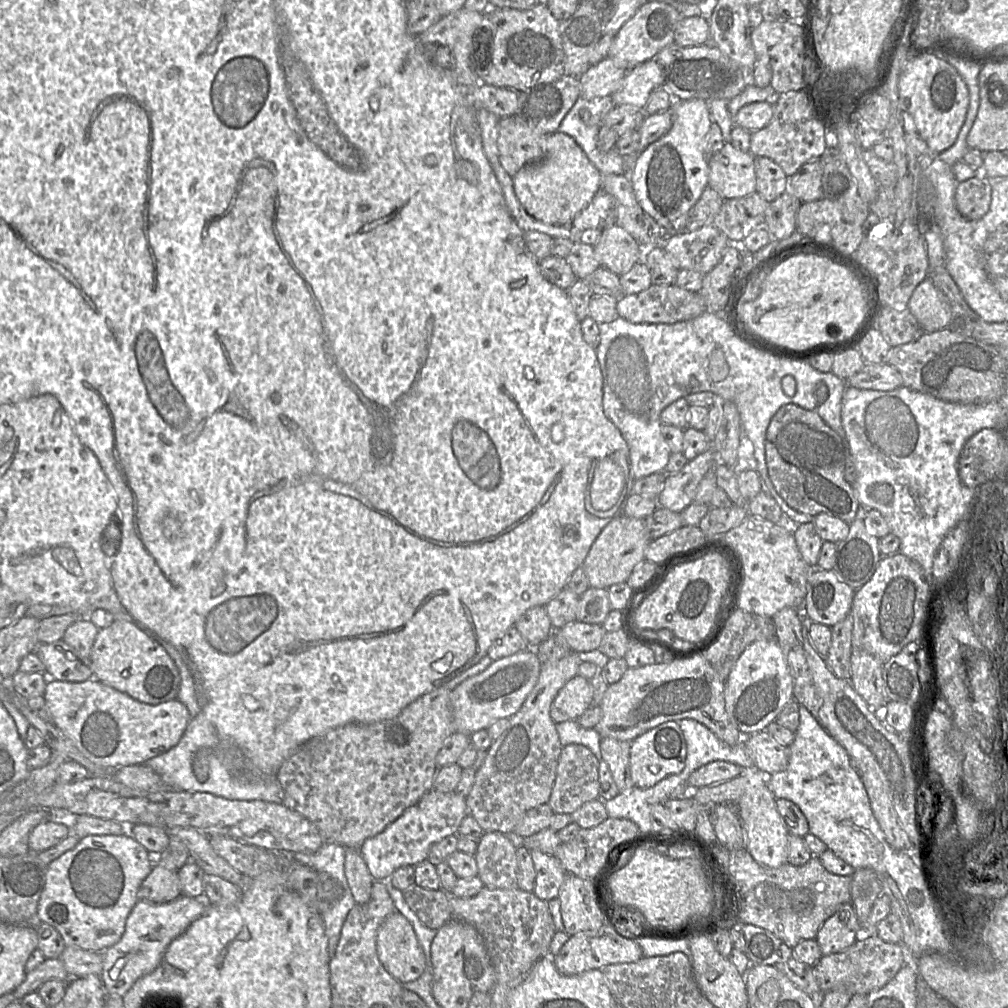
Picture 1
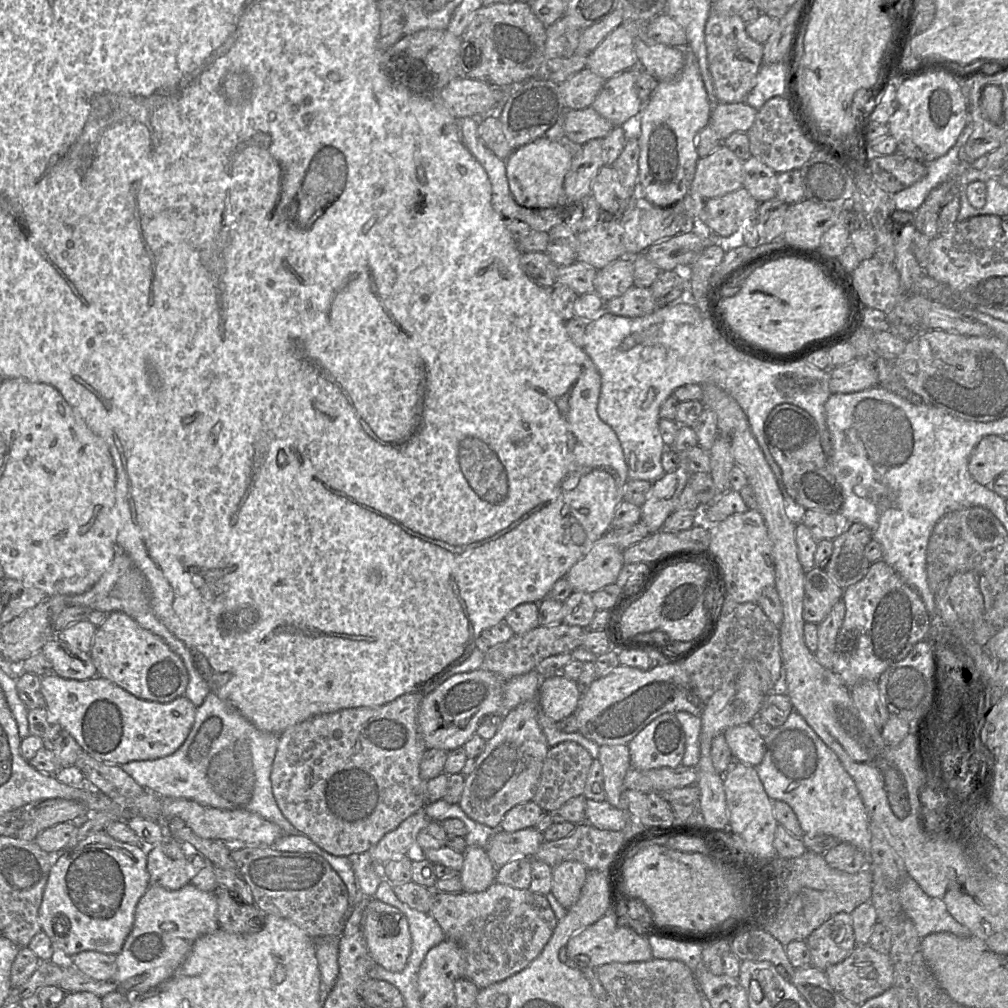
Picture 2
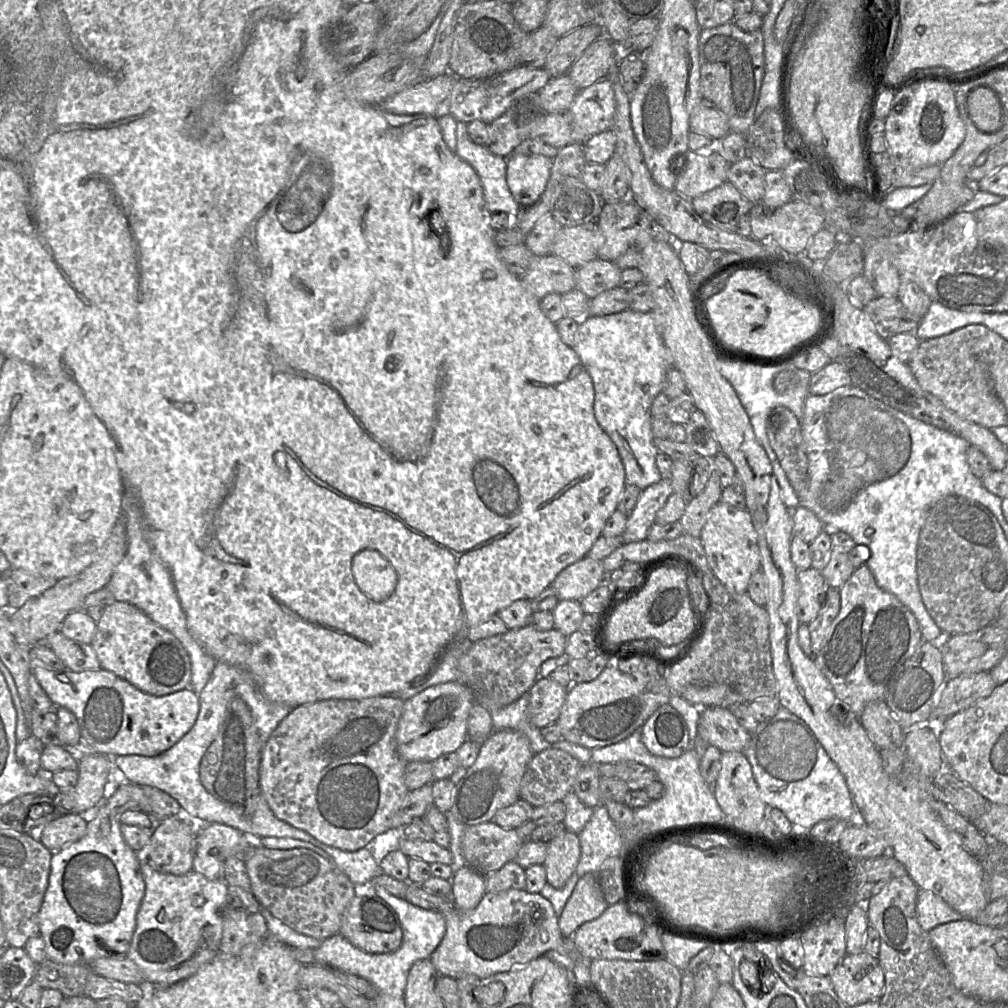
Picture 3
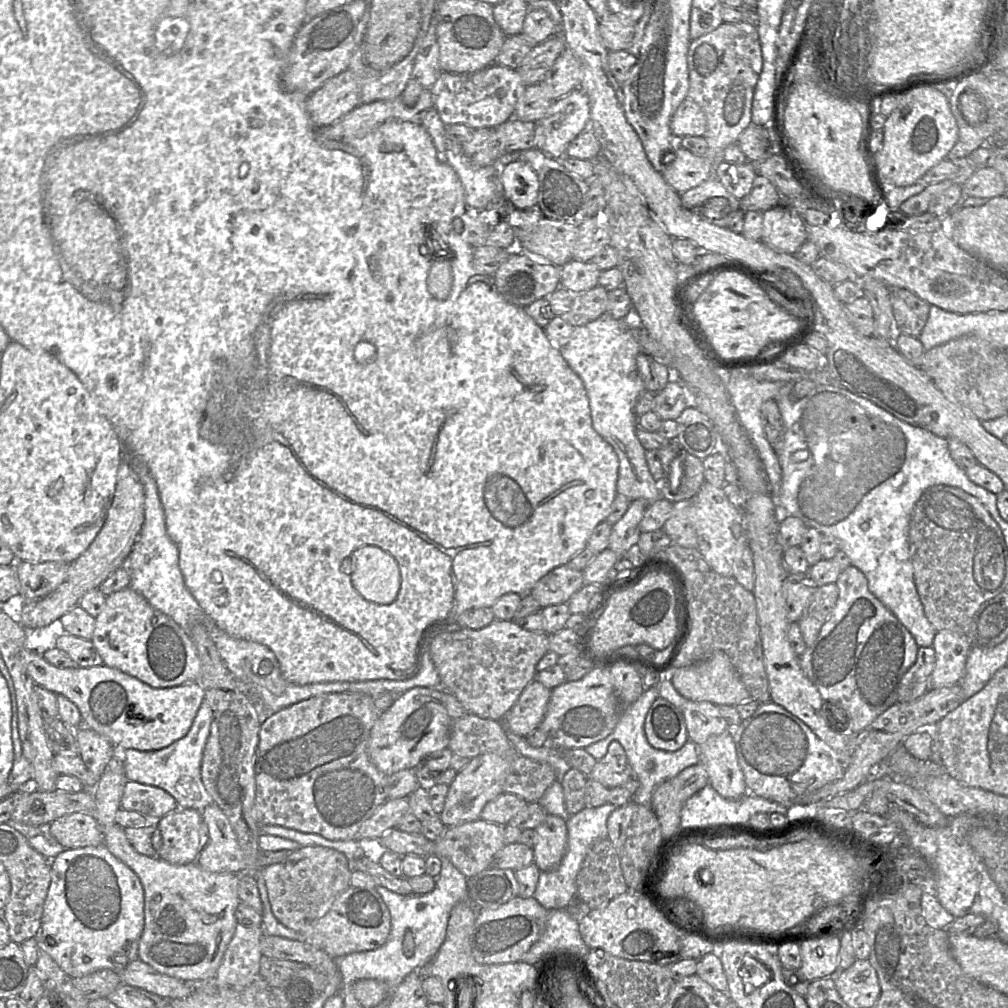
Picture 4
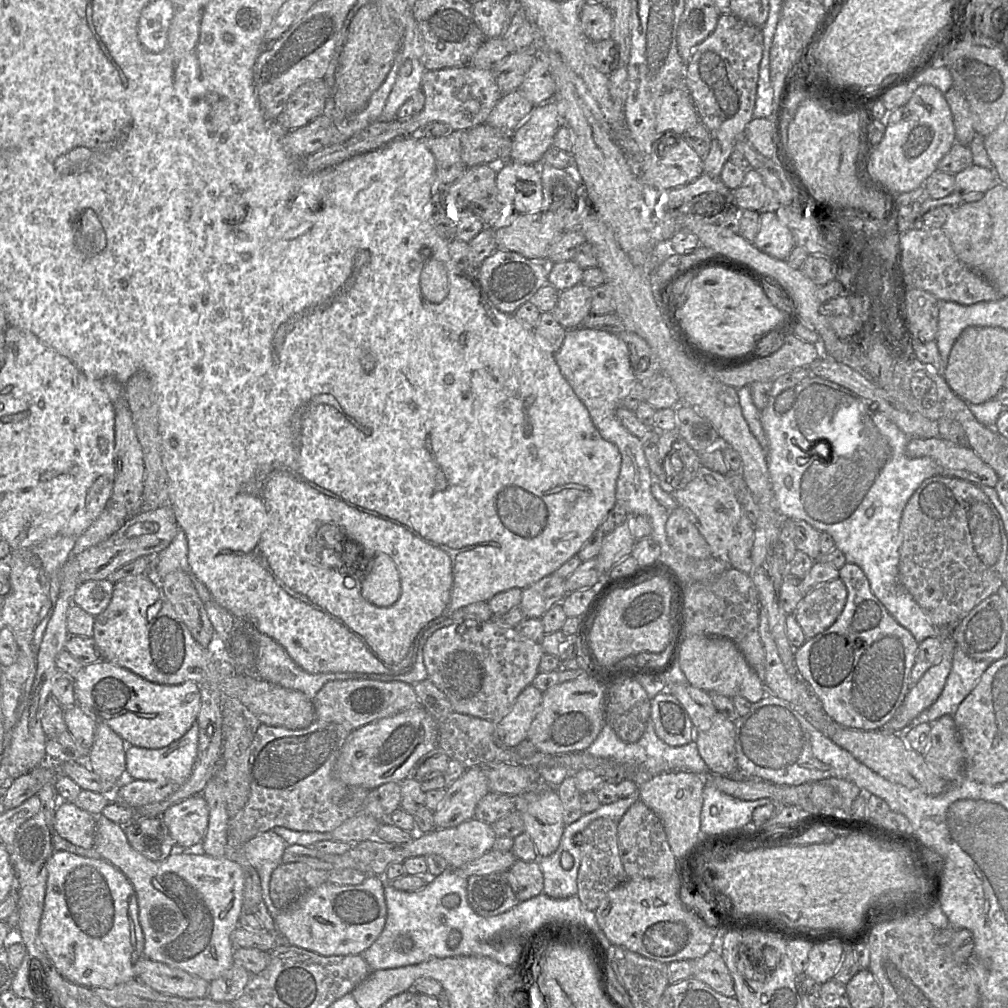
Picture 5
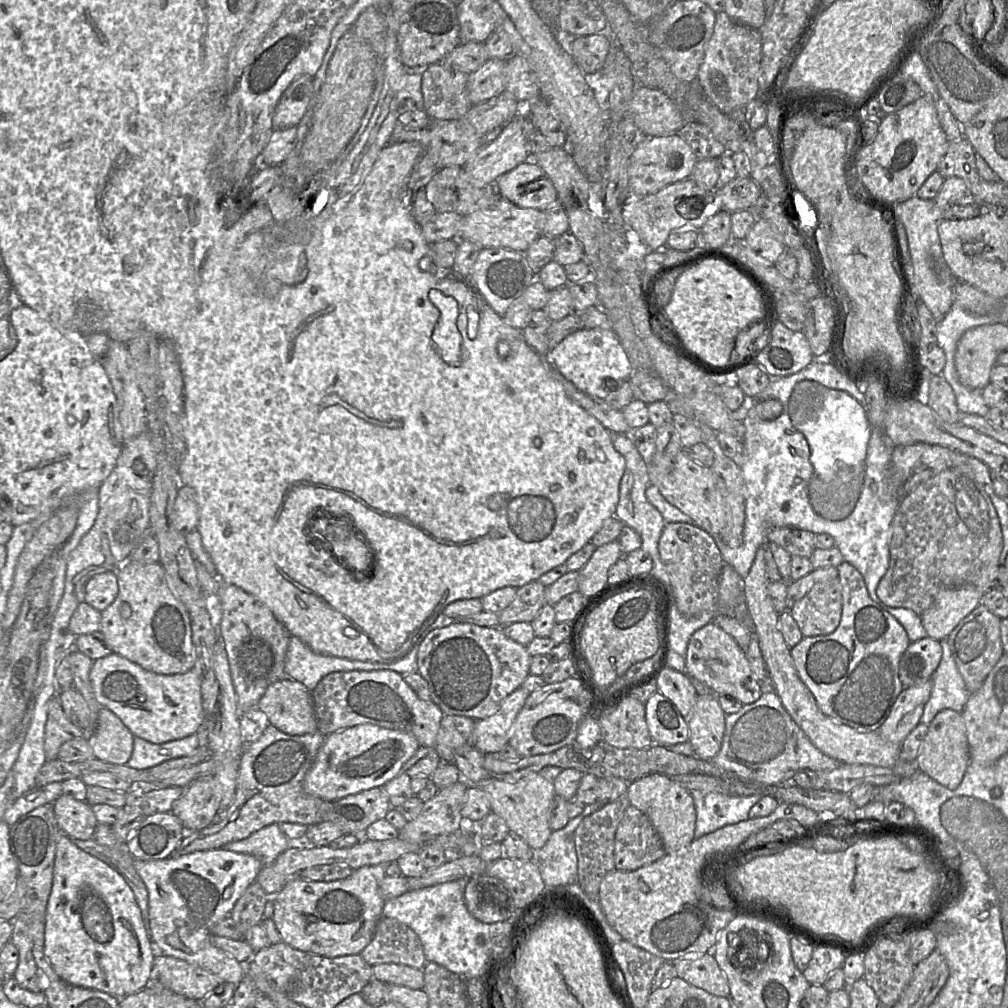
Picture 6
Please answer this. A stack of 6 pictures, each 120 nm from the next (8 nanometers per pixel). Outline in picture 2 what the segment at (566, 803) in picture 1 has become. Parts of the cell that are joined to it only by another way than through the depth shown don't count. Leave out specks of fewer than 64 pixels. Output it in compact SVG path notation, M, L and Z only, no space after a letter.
M567 741L550 747L532 801L545 812L551 812L570 799L583 795L592 762L590 753L576 742Z

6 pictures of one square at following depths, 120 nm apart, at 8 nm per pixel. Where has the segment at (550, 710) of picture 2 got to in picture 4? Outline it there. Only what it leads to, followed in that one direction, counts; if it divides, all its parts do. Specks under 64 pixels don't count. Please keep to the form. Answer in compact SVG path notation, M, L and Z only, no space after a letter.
M538 680L531 681L505 715L508 729L522 737L537 729L544 718L550 696L551 689Z

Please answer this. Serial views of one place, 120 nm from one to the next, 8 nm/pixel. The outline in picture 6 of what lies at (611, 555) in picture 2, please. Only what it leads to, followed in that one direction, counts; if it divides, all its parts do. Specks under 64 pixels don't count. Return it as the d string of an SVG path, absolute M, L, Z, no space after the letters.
M532 581L519 587L512 603L498 613L500 627L515 622L531 623L547 604L545 590L546 587L539 581Z

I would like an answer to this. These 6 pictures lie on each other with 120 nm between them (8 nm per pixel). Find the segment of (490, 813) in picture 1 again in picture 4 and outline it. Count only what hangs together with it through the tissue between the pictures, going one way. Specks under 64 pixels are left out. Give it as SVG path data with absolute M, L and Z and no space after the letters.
M485 753L472 758L449 785L444 809L440 814L443 824L446 827L455 827L461 823L480 819L486 804L503 793L504 782L514 757Z

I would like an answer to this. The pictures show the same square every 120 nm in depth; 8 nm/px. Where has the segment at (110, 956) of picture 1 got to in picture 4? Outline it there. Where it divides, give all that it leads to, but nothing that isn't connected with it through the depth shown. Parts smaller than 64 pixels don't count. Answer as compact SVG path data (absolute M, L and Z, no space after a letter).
M116 824L103 828L102 833L103 844L138 876L144 890L144 927L138 959L182 981L214 979L237 924L238 875L209 872L196 862L173 865L139 854L127 840L124 828Z

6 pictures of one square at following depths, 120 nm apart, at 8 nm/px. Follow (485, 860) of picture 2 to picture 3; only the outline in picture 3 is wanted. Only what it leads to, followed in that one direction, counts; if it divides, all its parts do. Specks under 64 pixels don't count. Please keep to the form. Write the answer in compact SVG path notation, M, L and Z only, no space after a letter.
M468 865L463 866L452 877L451 898L460 911L475 909L485 892L485 875Z

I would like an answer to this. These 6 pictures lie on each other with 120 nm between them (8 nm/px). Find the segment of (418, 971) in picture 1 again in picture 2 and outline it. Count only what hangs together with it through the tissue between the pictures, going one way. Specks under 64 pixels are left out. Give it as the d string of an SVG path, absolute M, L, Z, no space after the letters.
M376 898L370 899L362 916L362 930L368 951L375 963L390 972L404 969L411 952L411 935L407 918L400 910Z

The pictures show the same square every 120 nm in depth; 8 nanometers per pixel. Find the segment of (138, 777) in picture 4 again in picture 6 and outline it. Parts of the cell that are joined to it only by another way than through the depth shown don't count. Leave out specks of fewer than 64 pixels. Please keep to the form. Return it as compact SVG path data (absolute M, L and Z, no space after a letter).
M196 733L162 744L154 744L134 736L132 755L126 766L136 770L149 769L173 759L191 756L198 747Z

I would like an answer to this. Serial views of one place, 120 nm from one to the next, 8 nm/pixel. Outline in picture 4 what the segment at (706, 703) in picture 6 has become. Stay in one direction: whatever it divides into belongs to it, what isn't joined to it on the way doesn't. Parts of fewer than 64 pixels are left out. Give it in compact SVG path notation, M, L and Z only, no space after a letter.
M730 727L721 734L710 736L700 747L709 784L722 797L736 800L748 794Z

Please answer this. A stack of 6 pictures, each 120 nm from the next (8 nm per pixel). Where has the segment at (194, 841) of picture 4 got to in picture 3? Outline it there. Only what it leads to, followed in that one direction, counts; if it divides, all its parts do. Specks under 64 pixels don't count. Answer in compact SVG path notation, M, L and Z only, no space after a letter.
M181 815L178 817L165 817L157 823L153 821L154 831L150 842L138 853L140 862L144 860L154 870L163 874L175 876L185 875L192 870L194 857L194 841L196 835L193 831L192 821Z

